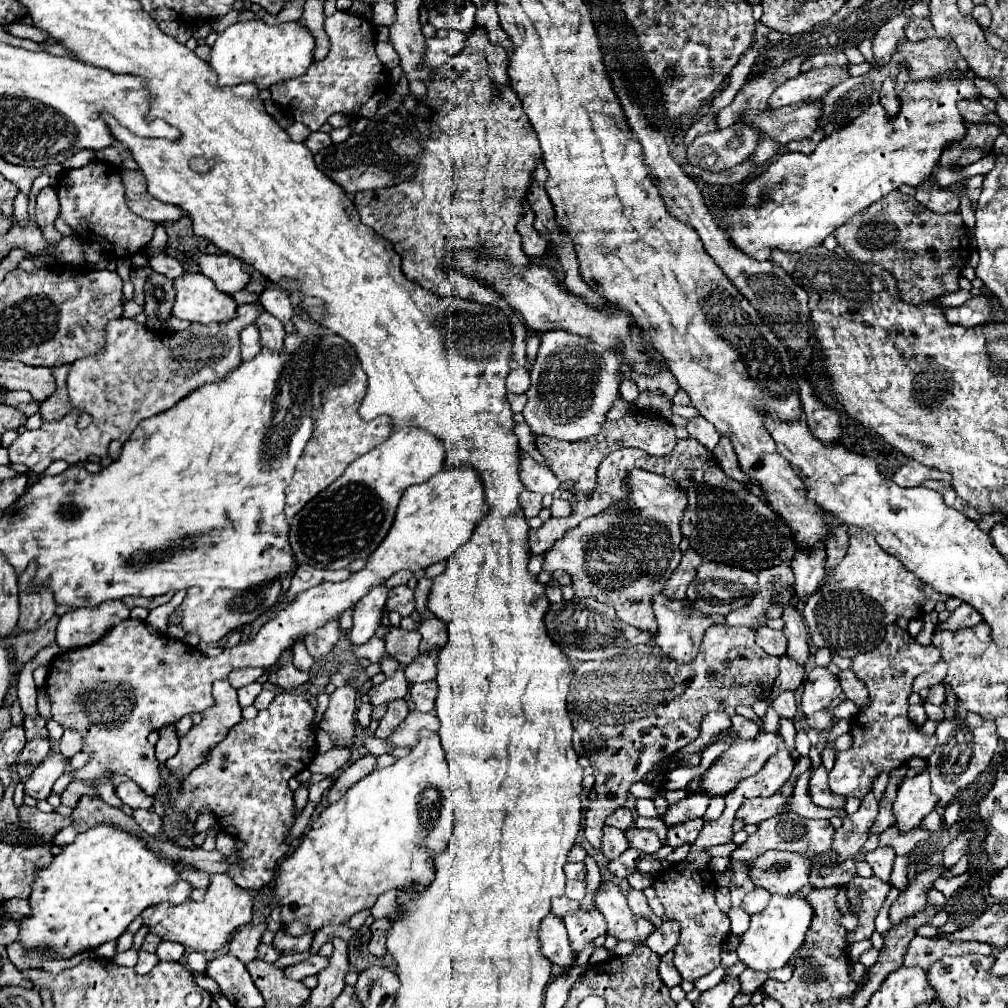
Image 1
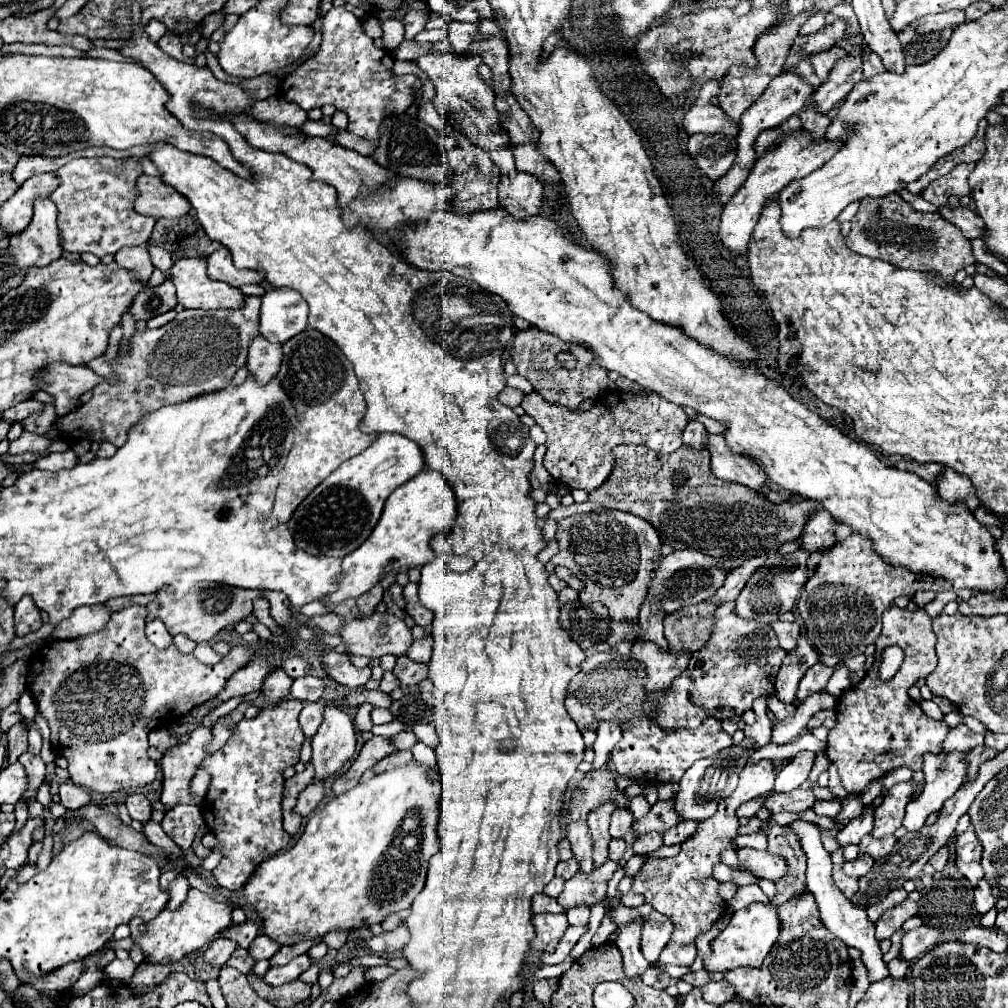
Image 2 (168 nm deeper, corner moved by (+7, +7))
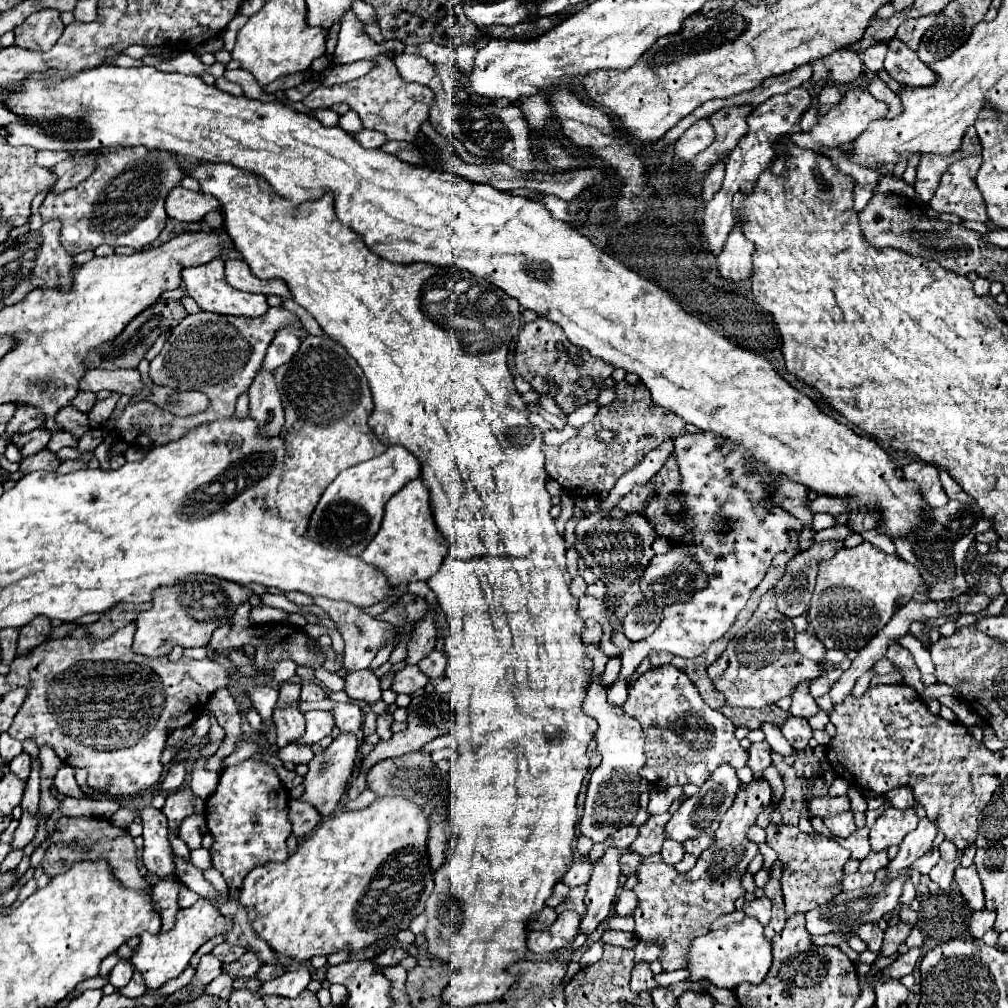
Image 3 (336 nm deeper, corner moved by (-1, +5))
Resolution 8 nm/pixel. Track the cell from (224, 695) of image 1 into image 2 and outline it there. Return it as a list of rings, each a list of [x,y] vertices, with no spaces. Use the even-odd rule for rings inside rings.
[[[200,725],[190,735],[190,739],[186,743],[174,747],[170,753],[166,753],[162,757],[164,783],[162,783],[160,801],[164,803],[166,811],[172,809],[178,803],[200,805],[200,797],[190,793],[190,781],[192,781],[198,765],[206,757],[204,745],[210,739],[212,739],[212,729]]]

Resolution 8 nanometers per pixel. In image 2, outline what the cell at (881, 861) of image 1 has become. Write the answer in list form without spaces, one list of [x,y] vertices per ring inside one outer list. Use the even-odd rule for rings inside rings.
[[[856,857],[854,861],[848,861],[844,863],[842,871],[848,875],[848,877],[862,877],[864,873],[868,873],[868,869],[872,869],[874,861],[870,857]]]

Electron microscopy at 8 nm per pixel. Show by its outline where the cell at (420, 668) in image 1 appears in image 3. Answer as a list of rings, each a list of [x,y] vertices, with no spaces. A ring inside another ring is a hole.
[[[406,665],[404,669],[400,669],[400,671],[396,673],[394,683],[392,683],[392,689],[394,689],[396,693],[408,693],[408,695],[412,695],[412,693],[416,693],[418,689],[426,687],[428,681],[430,681],[430,679],[418,669],[418,665]]]

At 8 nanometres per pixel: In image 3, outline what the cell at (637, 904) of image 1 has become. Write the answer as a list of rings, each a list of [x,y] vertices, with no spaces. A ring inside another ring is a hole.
[[[636,963],[632,969],[632,979],[630,979],[630,989],[640,993],[640,991],[652,991],[656,987],[654,973],[648,963]]]

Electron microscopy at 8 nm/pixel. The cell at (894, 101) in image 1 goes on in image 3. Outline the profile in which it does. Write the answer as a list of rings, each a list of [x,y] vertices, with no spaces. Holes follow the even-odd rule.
[[[876,43],[876,45],[868,47],[868,49],[862,53],[862,63],[864,63],[868,69],[882,69],[884,55],[886,55],[886,45],[884,45],[884,43]]]

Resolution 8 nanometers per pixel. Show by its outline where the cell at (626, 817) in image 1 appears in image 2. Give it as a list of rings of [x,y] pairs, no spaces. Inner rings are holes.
[[[616,809],[612,813],[612,819],[610,819],[610,835],[622,839],[624,833],[630,831],[632,821],[634,821],[634,817],[632,817],[632,813],[628,809]]]

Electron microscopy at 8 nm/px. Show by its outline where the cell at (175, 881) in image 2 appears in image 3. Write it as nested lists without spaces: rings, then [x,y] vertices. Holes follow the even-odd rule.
[[[160,879],[154,889],[152,889],[152,897],[156,901],[156,909],[162,915],[162,929],[172,929],[174,927],[174,919],[176,913],[180,911],[178,907],[178,893],[180,893],[182,883],[174,881],[174,879]]]

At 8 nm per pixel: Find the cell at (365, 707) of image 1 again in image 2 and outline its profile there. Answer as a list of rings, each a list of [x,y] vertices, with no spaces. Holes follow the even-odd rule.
[[[364,703],[358,707],[358,713],[354,717],[354,725],[358,727],[358,731],[370,731],[372,729],[372,719],[370,719],[370,713],[372,713],[372,705],[370,703]]]

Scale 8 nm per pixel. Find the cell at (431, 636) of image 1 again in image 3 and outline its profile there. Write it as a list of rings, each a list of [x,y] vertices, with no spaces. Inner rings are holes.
[[[432,649],[432,651],[418,663],[418,667],[420,667],[430,679],[440,679],[440,677],[444,677],[444,671],[446,671],[446,655],[444,655],[444,651]]]

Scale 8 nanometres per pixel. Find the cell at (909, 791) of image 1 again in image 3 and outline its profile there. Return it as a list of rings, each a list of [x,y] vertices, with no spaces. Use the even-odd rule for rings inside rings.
[[[888,807],[870,829],[870,845],[874,851],[900,845],[900,841],[918,825],[918,815],[912,807]]]

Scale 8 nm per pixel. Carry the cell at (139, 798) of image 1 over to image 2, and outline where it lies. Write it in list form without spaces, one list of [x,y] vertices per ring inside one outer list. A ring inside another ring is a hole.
[[[140,793],[130,795],[130,797],[126,799],[126,809],[128,809],[130,817],[132,817],[134,821],[140,821],[142,825],[144,825],[146,821],[150,821],[152,807],[150,807],[150,803],[148,803],[148,799],[146,799],[144,795],[140,795]]]

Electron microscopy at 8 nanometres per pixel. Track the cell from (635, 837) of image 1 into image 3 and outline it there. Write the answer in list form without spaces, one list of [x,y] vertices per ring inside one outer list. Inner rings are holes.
[[[666,839],[666,841],[662,843],[660,855],[662,855],[664,863],[676,865],[676,863],[682,859],[682,855],[684,855],[684,847],[682,847],[682,843],[678,843],[678,841],[674,841],[674,839]]]

